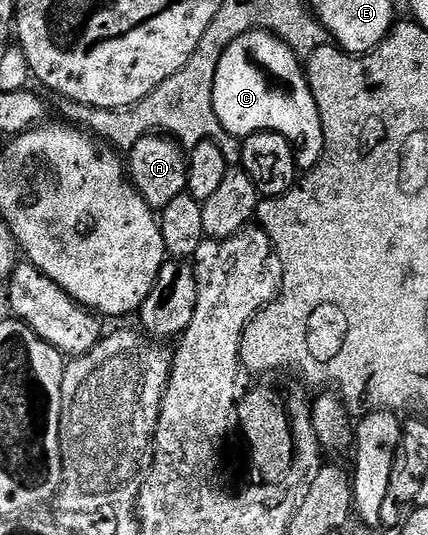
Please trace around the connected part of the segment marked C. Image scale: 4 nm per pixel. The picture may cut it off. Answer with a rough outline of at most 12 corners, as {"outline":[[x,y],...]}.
{"outline":[[270,31],[222,53],[225,136],[273,131],[307,173],[324,130],[301,60]]}

